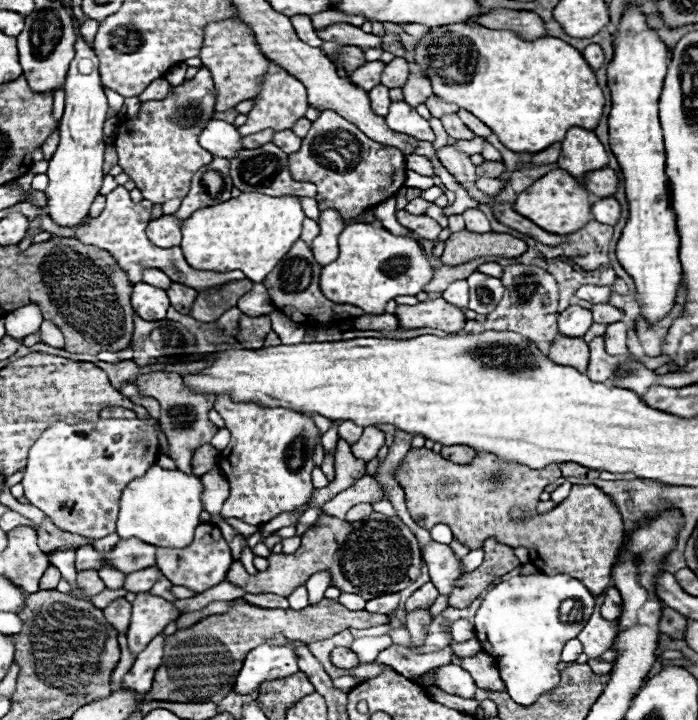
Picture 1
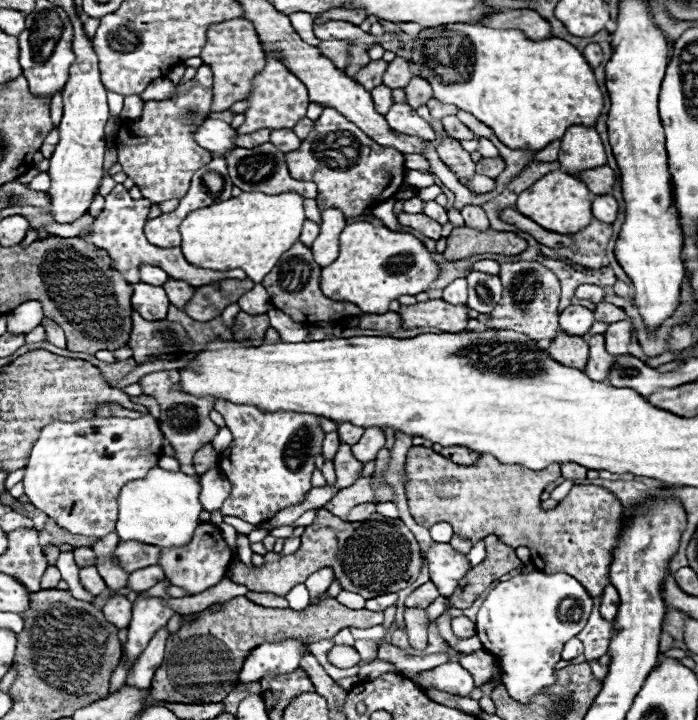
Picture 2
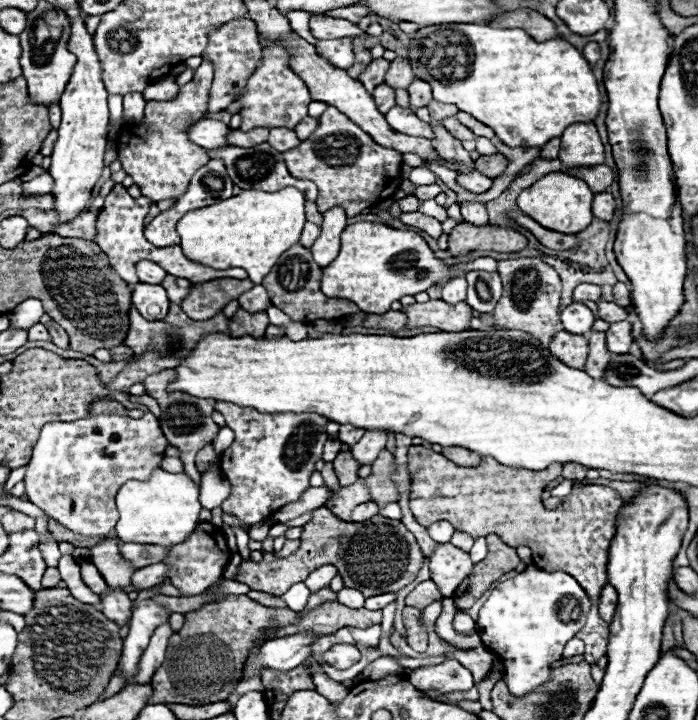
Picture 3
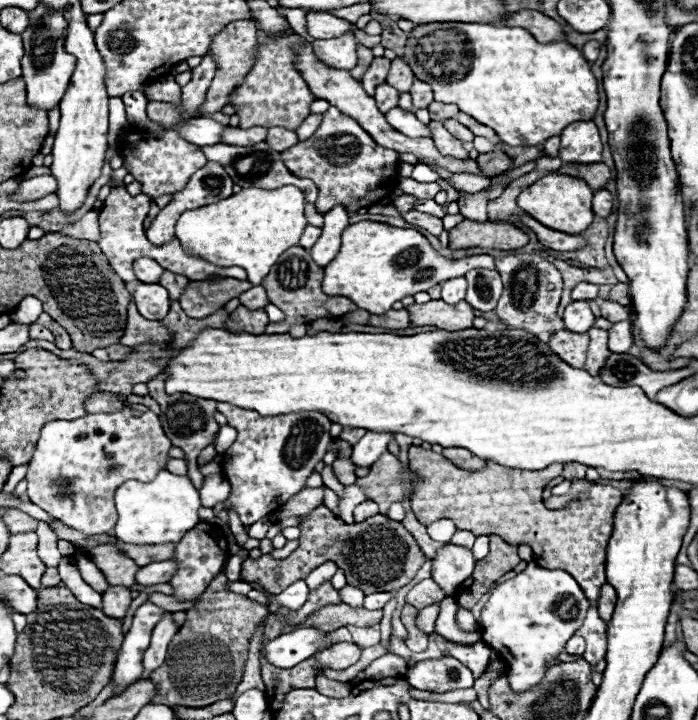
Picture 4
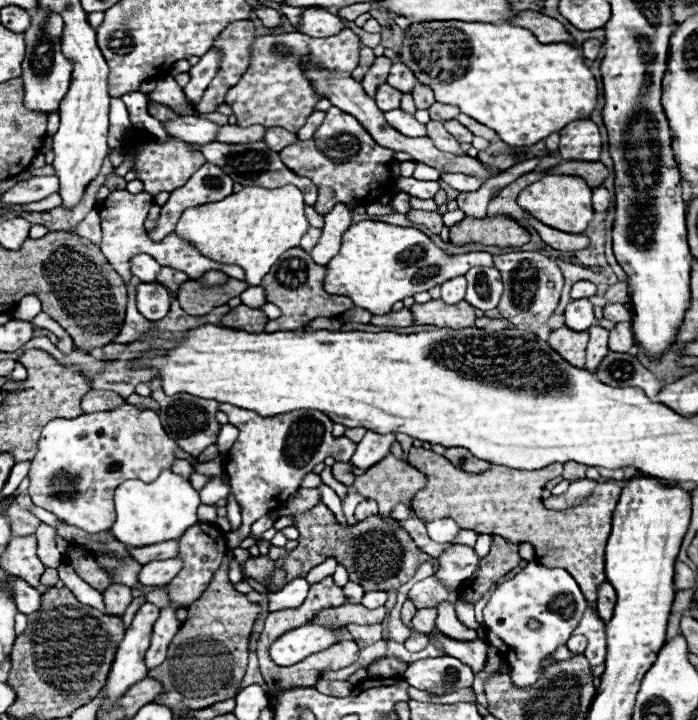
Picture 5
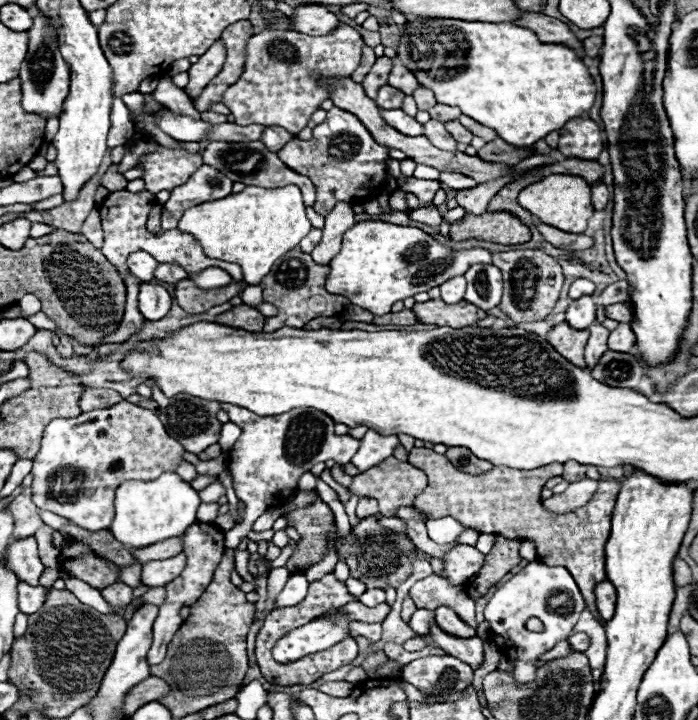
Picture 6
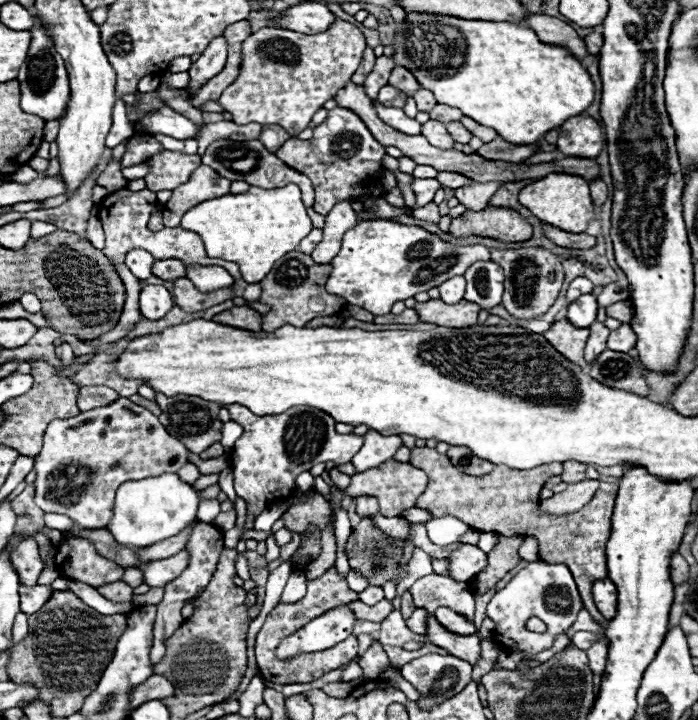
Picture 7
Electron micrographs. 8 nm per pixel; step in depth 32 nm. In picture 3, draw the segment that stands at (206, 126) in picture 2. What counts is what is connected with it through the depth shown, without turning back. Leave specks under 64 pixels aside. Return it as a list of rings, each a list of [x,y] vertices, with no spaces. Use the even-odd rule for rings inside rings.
[[[204,118],[204,120],[192,122],[192,126],[186,130],[186,134],[194,144],[198,144],[202,148],[220,148],[220,146],[228,146],[228,142],[226,142],[228,130],[230,130],[228,124],[222,124],[212,118]]]

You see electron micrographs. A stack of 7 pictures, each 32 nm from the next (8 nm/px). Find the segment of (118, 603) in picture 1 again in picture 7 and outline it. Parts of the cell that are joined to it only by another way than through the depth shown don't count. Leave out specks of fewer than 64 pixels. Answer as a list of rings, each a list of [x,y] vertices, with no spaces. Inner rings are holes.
[[[122,580],[120,582],[110,582],[110,584],[102,584],[98,588],[98,592],[104,598],[112,600],[112,602],[130,602],[130,598],[132,598],[132,588]]]

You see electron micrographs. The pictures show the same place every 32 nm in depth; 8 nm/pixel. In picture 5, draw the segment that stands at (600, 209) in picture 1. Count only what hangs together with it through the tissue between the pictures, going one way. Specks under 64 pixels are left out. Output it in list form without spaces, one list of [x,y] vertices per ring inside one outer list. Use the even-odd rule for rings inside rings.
[[[598,186],[592,190],[592,204],[594,204],[594,210],[596,212],[606,212],[608,204],[610,204],[610,192],[604,188],[604,186]]]

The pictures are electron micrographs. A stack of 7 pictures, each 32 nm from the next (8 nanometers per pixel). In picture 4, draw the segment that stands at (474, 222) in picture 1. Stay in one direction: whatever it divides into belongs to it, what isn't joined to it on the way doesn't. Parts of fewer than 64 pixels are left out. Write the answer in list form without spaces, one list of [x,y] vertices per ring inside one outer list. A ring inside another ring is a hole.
[[[490,186],[480,190],[480,192],[476,192],[476,194],[466,194],[466,196],[458,198],[458,206],[460,206],[460,212],[464,214],[464,218],[476,220],[476,222],[488,220],[488,216],[486,216],[488,190],[490,190]]]

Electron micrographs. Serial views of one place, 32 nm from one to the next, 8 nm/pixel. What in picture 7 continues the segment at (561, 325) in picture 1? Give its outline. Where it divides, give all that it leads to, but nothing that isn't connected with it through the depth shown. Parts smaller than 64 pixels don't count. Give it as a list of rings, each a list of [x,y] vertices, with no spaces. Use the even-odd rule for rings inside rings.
[[[584,294],[576,302],[570,302],[566,318],[576,326],[576,328],[588,328],[590,324],[596,322],[596,296],[594,294]]]

